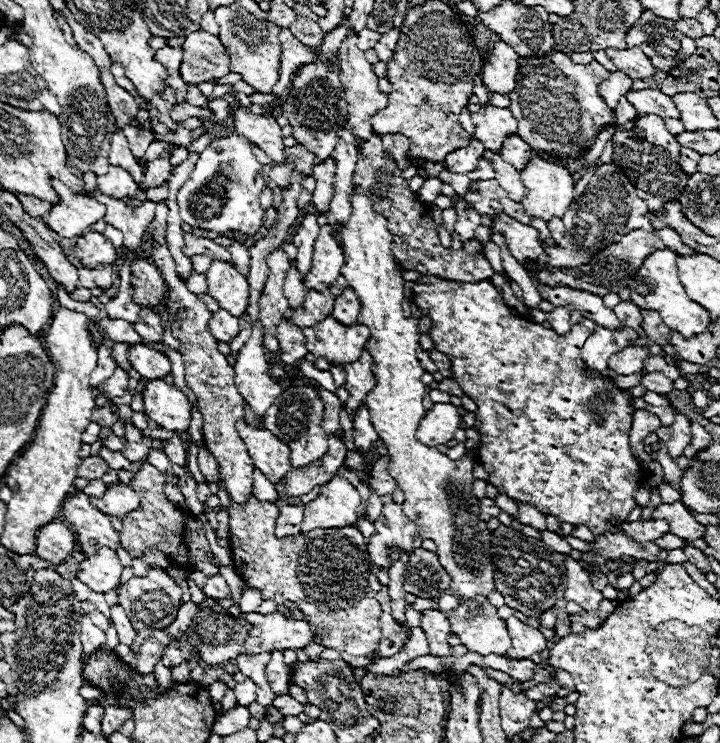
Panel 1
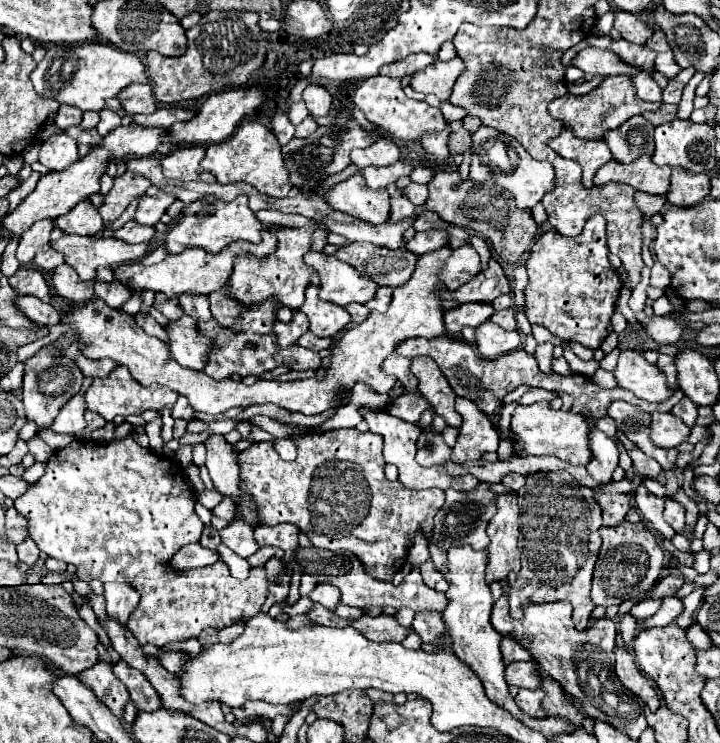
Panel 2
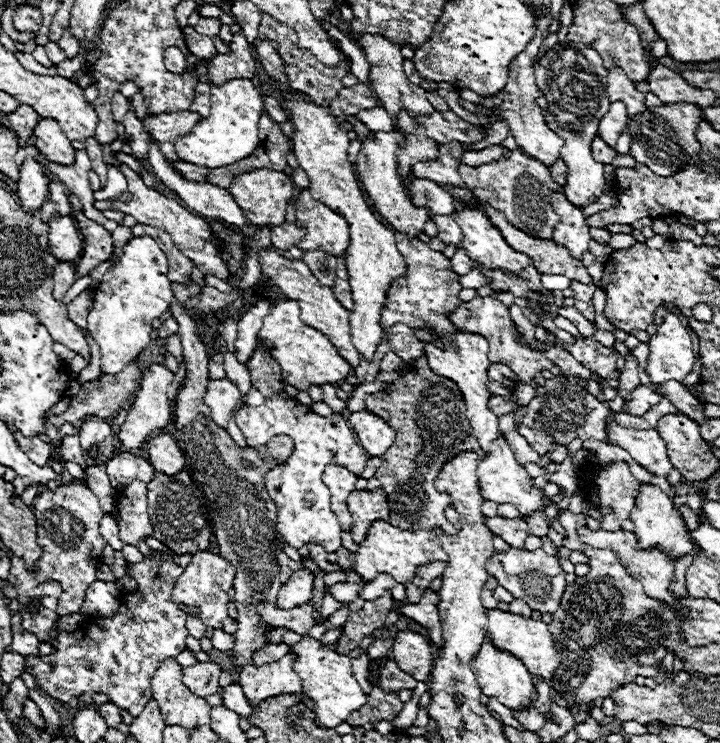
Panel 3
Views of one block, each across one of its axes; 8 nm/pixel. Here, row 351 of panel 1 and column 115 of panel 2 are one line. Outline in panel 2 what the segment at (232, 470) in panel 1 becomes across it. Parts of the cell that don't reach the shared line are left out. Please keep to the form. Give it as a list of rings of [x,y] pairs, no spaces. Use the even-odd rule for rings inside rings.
[[[126,170],[122,176],[114,178],[114,186],[108,194],[92,194],[90,202],[96,206],[102,220],[110,222],[116,220],[128,208],[128,204],[136,196],[144,194],[148,188],[150,188],[150,180]]]

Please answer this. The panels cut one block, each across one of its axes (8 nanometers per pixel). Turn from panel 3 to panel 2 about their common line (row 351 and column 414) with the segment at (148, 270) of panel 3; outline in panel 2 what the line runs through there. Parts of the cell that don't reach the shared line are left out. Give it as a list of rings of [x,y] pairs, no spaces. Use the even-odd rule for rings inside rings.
[[[388,76],[366,78],[354,90],[352,100],[354,100],[354,106],[358,110],[362,110],[364,116],[390,138],[418,142],[422,138],[422,134],[428,134],[428,132],[432,134],[432,132],[442,130],[442,126],[448,126],[440,108],[432,108],[420,100],[410,100],[400,86],[400,78],[388,78]]]

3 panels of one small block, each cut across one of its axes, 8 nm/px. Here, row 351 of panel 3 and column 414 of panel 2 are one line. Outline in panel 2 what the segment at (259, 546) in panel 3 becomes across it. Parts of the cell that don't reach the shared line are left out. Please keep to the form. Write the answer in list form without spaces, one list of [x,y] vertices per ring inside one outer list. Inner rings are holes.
[[[408,184],[406,188],[404,188],[404,194],[410,198],[410,202],[412,204],[416,204],[416,206],[422,206],[424,202],[426,202],[426,198],[428,198],[428,186],[426,184]]]

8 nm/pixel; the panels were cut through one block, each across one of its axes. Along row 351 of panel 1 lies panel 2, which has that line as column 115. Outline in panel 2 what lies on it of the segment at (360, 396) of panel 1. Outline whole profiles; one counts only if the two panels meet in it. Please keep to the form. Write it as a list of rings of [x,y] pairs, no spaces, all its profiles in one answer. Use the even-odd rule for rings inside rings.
[[[78,354],[74,358],[74,362],[82,370],[82,374],[90,376],[90,378],[106,378],[116,368],[116,362],[110,362],[110,360],[90,360],[84,354]]]

